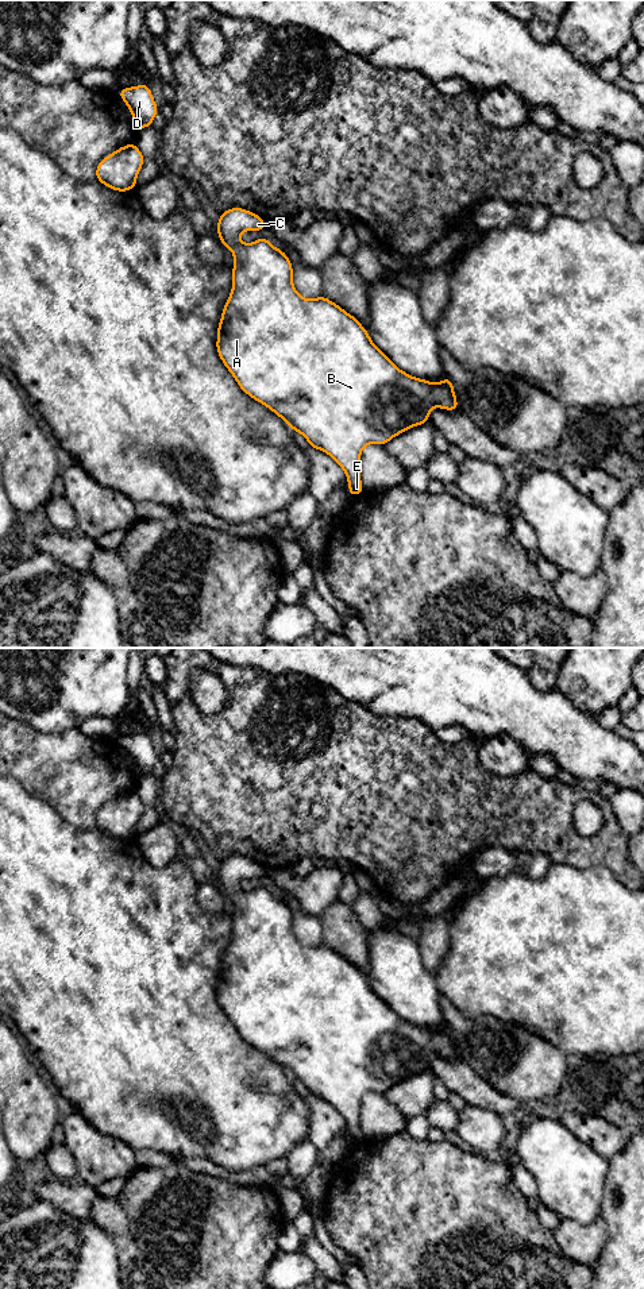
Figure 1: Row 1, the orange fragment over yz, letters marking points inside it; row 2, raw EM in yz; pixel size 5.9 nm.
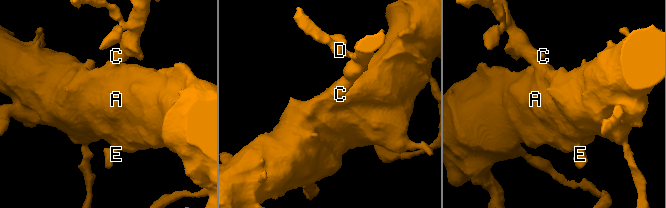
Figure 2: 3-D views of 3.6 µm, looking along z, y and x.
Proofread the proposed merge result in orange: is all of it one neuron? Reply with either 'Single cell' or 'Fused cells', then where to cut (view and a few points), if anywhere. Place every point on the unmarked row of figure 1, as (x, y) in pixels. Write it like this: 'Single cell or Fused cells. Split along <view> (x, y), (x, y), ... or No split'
Single cell. No split

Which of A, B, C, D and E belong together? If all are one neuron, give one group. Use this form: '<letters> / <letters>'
A B C D E

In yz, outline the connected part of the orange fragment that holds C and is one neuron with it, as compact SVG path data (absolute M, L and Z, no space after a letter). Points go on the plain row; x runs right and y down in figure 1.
M230 856L220 861L220 867L216 872L217 885L221 888L225 896L230 896L234 902L234 915L232 915L232 937L231 942L223 956L221 966L217 975L217 988L216 997L217 1002L232 1022L239 1035L251 1046L263 1051L267 1057L274 1060L279 1066L282 1066L293 1078L301 1081L311 1096L320 1097L328 1101L346 1120L348 1130L348 1141L351 1145L356 1145L363 1136L360 1128L360 1101L367 1092L383 1093L393 1085L401 1082L402 1080L428 1070L429 1061L432 1055L441 1055L446 1058L459 1058L456 1042L454 1039L454 1033L448 1024L446 1024L439 1031L432 1031L428 1027L419 1027L408 1020L400 1018L373 989L369 980L363 973L343 956L328 948L327 945L317 946L302 946L293 933L293 914L288 903L278 895L273 895L267 885L261 885L252 891L242 891L240 881L243 879L262 879L266 876L265 868L243 856Z

